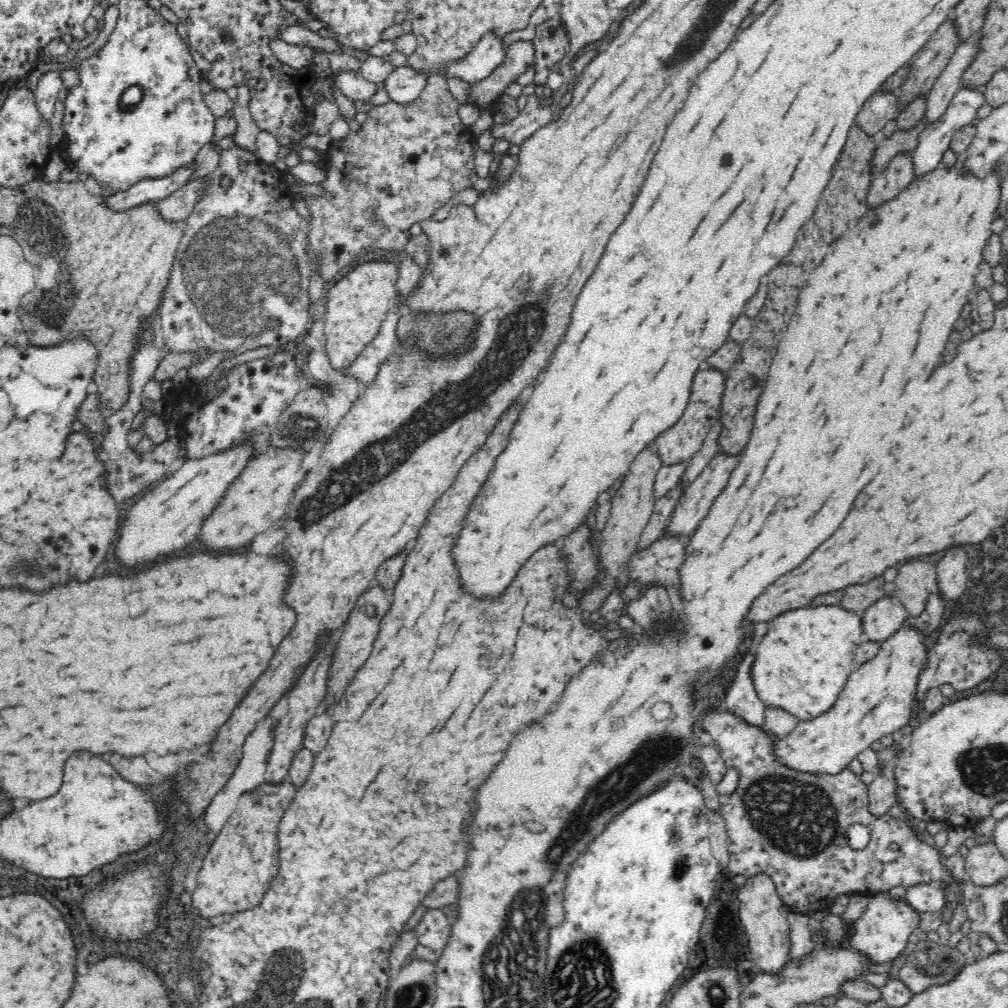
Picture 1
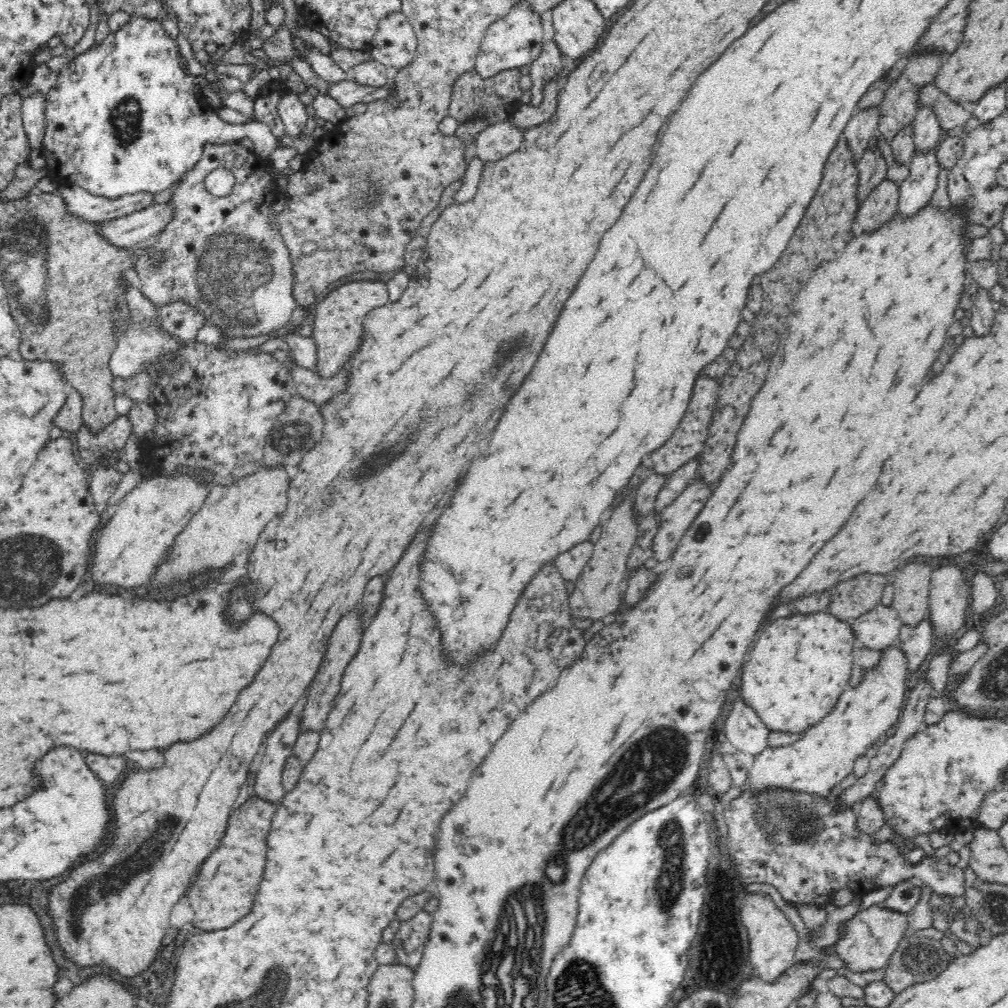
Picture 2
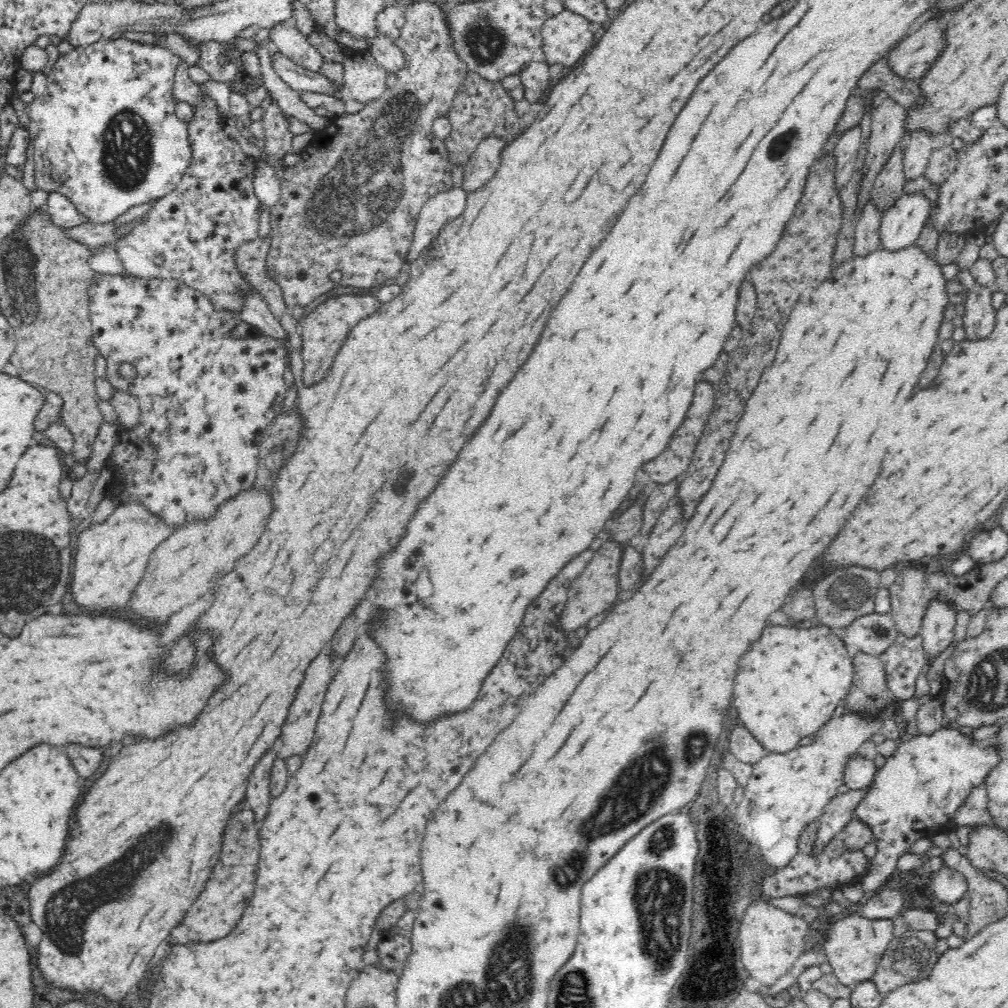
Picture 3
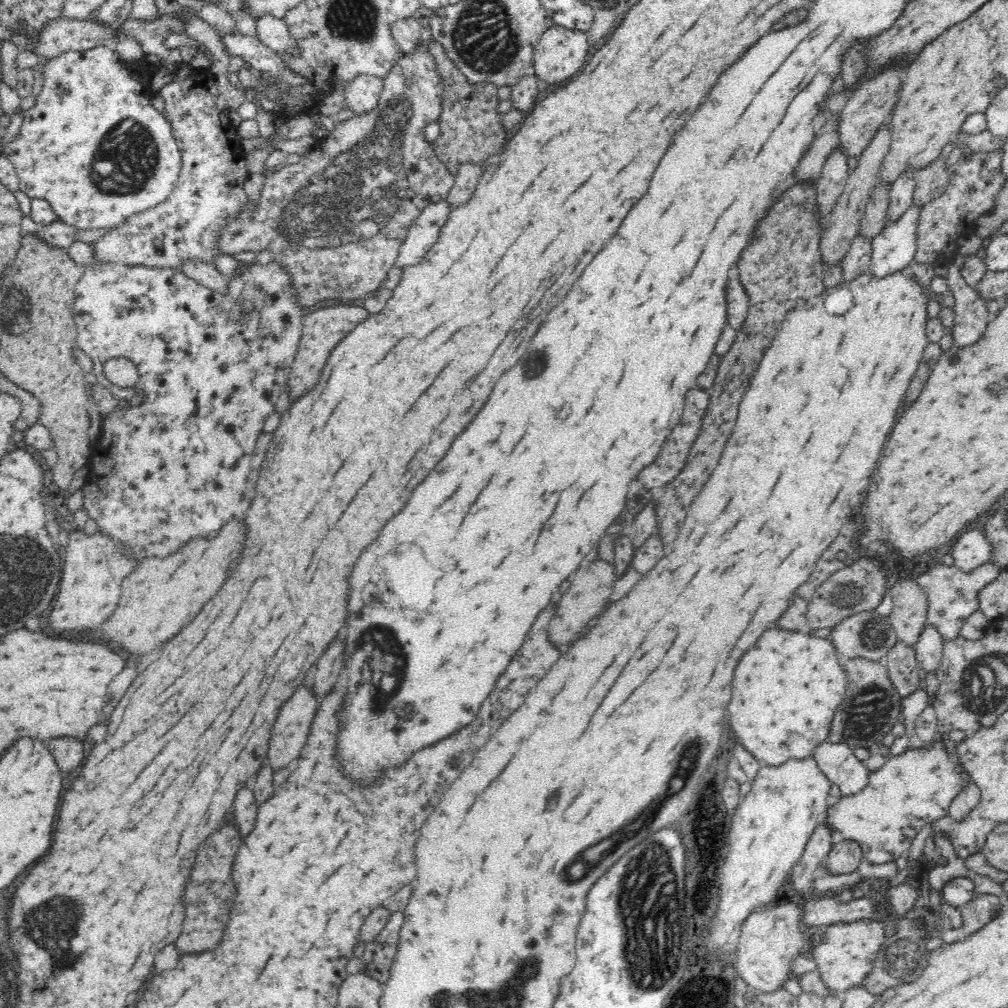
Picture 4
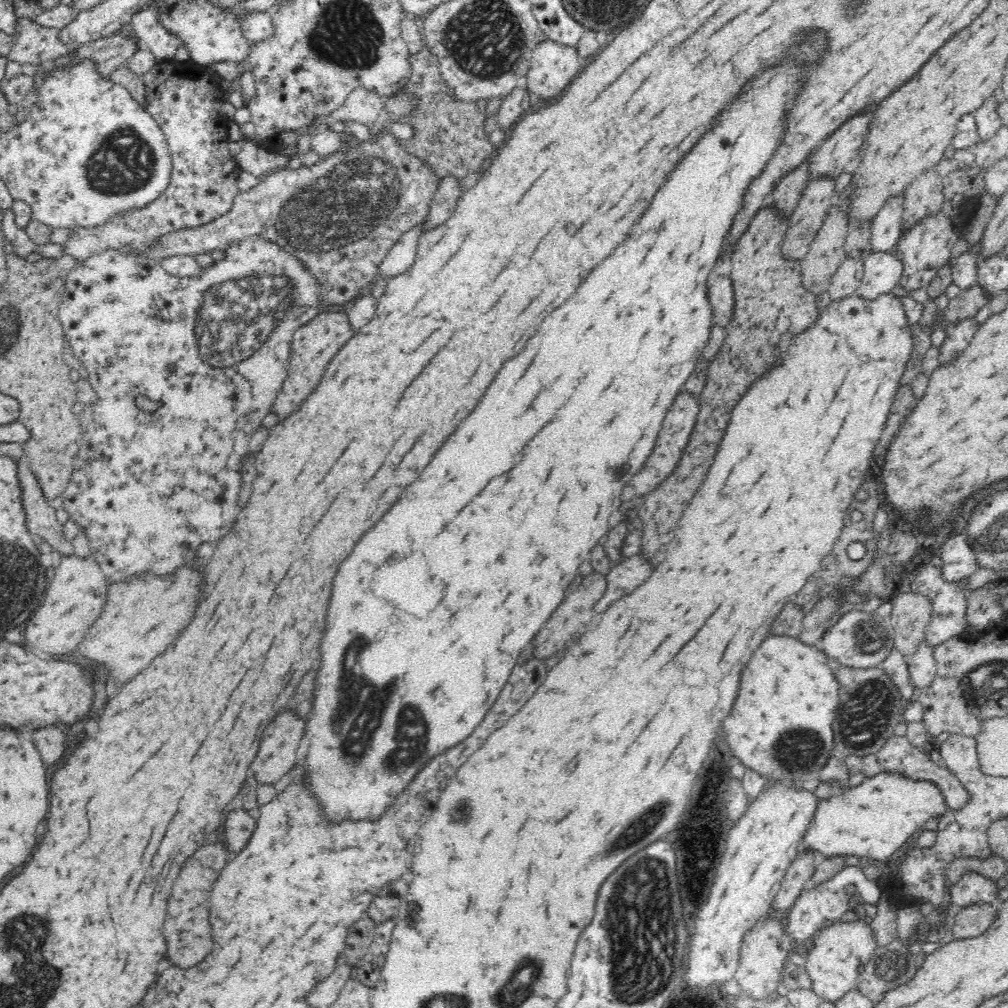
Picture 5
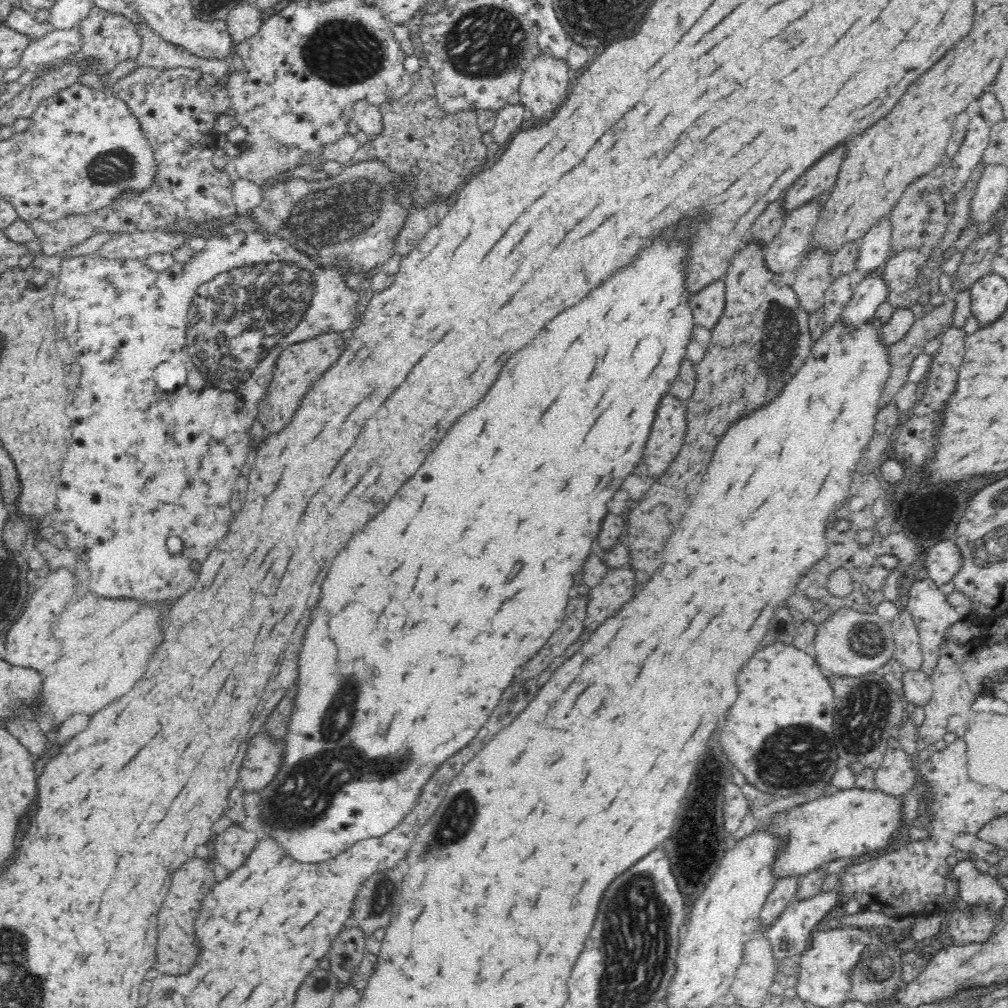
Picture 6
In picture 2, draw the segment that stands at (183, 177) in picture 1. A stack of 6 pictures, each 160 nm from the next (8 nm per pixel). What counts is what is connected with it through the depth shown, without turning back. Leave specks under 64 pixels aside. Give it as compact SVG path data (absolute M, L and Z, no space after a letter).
M75 184L60 185L55 194L66 203L66 211L74 217L90 223L100 223L128 216L152 205L152 195L146 192L108 199L90 194Z

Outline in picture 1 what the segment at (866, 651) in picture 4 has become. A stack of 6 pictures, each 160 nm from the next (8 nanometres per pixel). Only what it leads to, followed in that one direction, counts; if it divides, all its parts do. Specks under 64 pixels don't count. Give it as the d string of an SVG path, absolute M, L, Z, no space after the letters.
M896 594L883 597L863 612L862 630L868 636L868 641L881 644L905 626L908 616L908 611Z

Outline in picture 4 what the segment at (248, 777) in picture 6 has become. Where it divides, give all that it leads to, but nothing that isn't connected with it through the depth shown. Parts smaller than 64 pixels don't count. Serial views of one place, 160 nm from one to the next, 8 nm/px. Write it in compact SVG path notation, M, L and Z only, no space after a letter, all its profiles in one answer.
M300 686L296 690L296 694L282 706L270 732L271 738L265 759L266 765L272 767L273 773L284 767L292 767L300 756L313 723L314 710L316 710L316 697L306 686Z

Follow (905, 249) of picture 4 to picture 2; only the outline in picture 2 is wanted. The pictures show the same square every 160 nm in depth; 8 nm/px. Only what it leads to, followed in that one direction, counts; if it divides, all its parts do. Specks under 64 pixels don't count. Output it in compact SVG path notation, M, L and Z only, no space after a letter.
M934 150L923 155L913 155L909 168L909 176L898 184L898 210L895 214L900 216L916 214L930 202L940 171Z

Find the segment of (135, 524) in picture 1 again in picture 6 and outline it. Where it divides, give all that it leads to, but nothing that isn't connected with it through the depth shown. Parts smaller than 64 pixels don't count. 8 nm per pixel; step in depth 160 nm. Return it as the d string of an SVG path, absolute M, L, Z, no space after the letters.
M56 568L52 570L52 574L46 576L46 582L42 588L38 588L28 600L28 604L24 606L22 616L12 624L12 628L6 634L6 662L10 662L12 666L26 666L26 668L36 668L36 670L44 670L46 664L56 662L60 656L60 644L50 636L50 628L54 626L56 618L62 614L66 602L70 603L75 600L74 586L76 586L77 578L66 568Z

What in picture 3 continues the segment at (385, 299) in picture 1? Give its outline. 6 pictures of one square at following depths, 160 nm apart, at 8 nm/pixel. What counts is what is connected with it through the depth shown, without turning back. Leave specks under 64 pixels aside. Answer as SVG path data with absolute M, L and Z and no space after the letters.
M342 295L331 297L318 306L316 310L310 312L306 317L300 318L299 334L302 338L302 380L305 385L316 385L320 382L326 372L330 370L336 350L342 346L350 330L366 316L374 314L378 308L376 304L381 304L376 300L376 296L370 295Z

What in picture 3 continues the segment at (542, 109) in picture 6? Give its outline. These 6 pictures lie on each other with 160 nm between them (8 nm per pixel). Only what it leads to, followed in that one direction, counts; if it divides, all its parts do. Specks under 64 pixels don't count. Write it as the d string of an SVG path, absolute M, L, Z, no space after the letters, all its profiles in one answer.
M564 10L554 18L547 18L541 30L543 53L541 58L548 63L571 67L594 46L594 34L590 32L590 21L578 14Z

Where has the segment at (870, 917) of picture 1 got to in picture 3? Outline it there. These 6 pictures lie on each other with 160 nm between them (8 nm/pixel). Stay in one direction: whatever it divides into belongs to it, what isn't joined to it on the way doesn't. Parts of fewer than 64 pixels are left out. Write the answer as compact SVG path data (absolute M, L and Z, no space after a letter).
M851 911L848 917L832 923L826 936L823 949L826 961L832 967L832 974L842 985L852 988L858 983L871 981L878 962L893 938L892 921L891 919L868 919Z

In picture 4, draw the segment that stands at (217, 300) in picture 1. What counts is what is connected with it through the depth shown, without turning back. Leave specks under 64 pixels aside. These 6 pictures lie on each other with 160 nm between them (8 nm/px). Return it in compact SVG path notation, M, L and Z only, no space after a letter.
M182 67L174 70L163 68L164 75L170 75L172 80L164 82L158 87L157 94L162 97L164 106L161 116L170 123L172 136L180 150L182 168L177 184L172 194L160 204L129 216L120 225L114 226L110 232L92 240L92 255L97 262L121 262L122 264L143 264L158 268L176 270L182 262L200 260L209 265L221 254L216 240L220 238L222 226L226 220L236 216L236 212L246 204L248 197L244 191L244 182L250 180L244 154L240 145L237 127L232 121L222 97L220 88L216 84L216 75L210 69L198 70L192 67Z

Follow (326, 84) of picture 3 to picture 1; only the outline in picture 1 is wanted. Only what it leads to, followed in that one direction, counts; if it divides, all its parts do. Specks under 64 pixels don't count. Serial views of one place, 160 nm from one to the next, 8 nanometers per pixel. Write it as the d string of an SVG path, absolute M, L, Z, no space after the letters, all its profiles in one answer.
M408 66L395 68L382 88L387 92L389 100L395 103L409 103L418 98L426 86L426 75L416 73Z

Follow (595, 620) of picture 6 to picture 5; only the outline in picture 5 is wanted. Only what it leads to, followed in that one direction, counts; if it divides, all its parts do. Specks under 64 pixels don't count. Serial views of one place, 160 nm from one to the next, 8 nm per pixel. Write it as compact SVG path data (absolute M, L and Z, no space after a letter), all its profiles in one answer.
M632 556L624 558L617 566L609 570L610 574L606 576L608 588L604 598L594 606L596 612L606 612L616 600L624 598L630 594L634 588L638 588L652 572L652 566L644 560L644 556Z

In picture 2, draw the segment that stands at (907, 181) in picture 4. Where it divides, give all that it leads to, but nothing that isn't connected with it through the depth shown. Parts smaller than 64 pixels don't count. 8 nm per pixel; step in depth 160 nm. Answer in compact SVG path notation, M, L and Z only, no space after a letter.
M920 107L912 124L912 143L914 155L923 155L934 150L945 136L939 126L937 117L932 113L932 107Z

